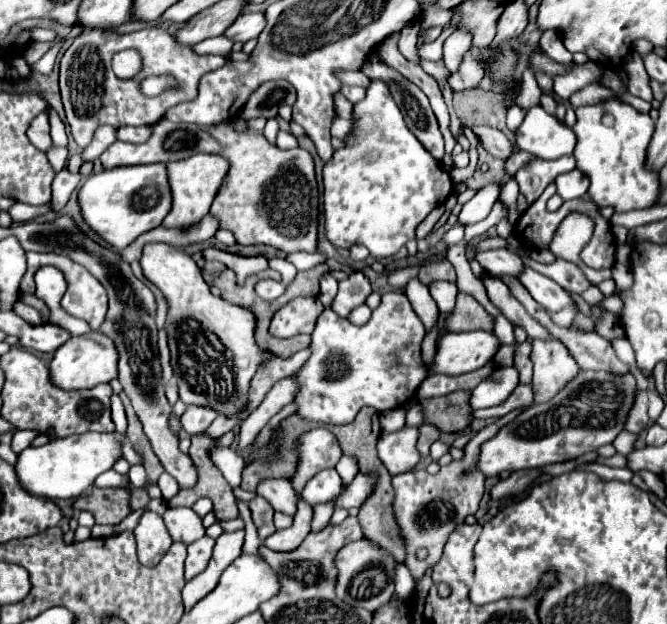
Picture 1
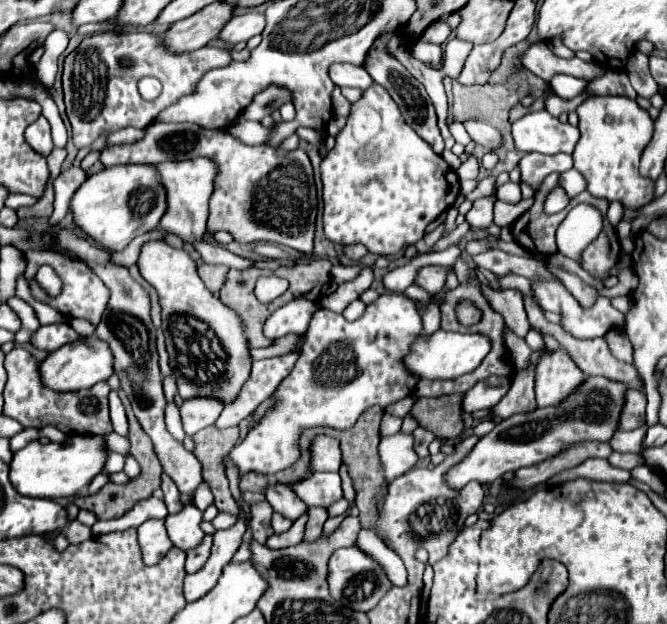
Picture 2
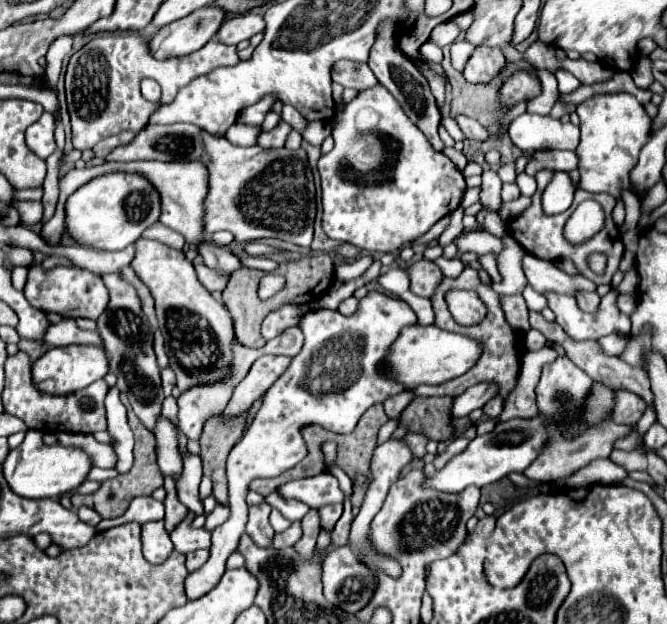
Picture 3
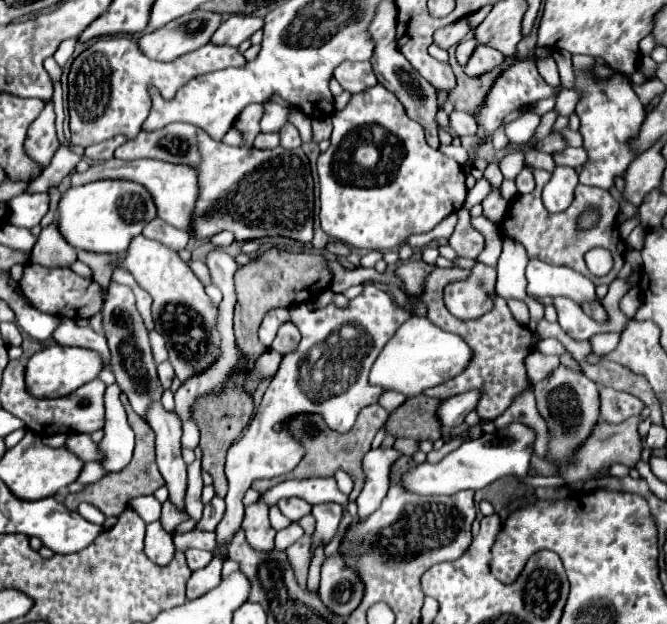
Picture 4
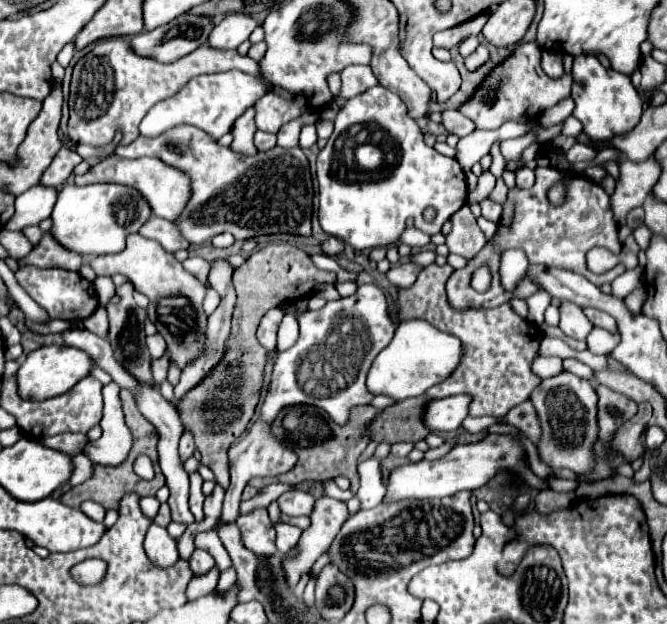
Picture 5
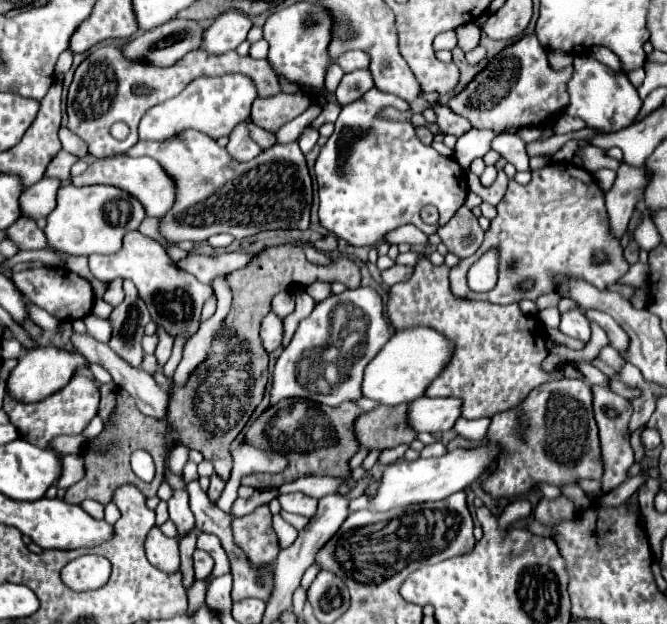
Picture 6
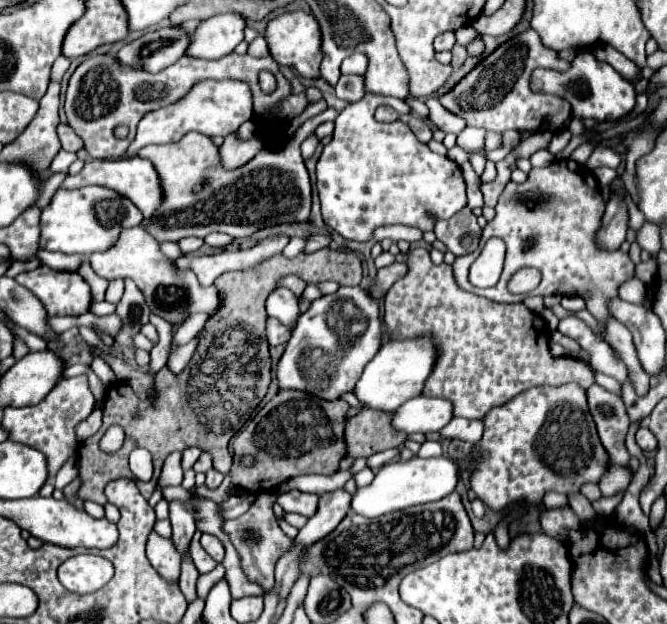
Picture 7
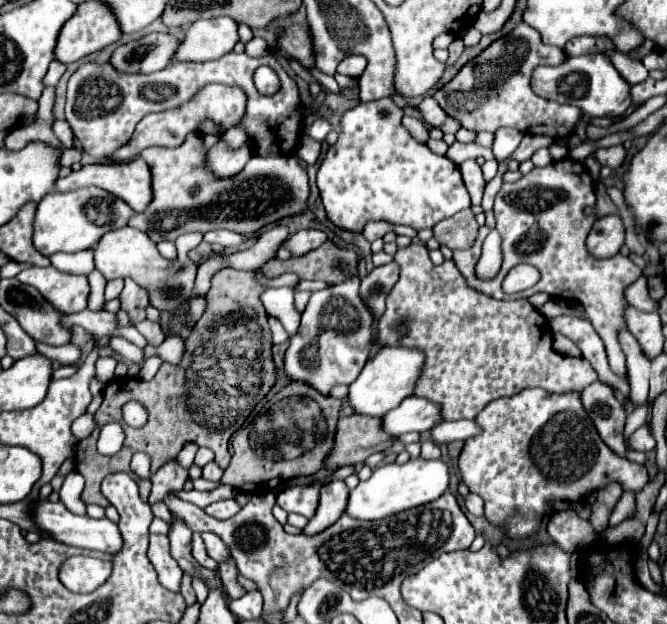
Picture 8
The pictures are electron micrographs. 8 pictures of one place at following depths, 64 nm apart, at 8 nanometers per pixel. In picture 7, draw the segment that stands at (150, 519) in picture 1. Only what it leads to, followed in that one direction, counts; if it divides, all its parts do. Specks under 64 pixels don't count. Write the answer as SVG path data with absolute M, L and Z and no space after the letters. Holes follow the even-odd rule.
M156 532L150 534L148 546L146 546L146 556L154 570L168 582L176 584L180 578L180 554L176 552L174 544L170 538L162 538Z

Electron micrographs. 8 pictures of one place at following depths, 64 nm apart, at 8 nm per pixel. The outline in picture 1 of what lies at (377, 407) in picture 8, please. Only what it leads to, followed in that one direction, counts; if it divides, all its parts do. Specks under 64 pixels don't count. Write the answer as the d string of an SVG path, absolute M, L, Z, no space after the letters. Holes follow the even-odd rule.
M484 330L474 332L448 332L442 334L436 342L436 352L432 364L426 364L426 370L432 374L460 376L472 370L482 368L488 360L494 358L500 342L494 334Z

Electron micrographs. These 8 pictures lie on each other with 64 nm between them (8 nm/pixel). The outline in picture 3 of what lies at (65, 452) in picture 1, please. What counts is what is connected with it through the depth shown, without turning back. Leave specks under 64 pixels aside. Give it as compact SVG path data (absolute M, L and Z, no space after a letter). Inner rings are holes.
M28 430L24 442L10 450L4 464L2 474L8 486L24 498L56 498L68 492L74 492L78 484L84 482L88 470L92 468L90 458L78 448L64 448L60 444L46 446L40 438L38 430Z

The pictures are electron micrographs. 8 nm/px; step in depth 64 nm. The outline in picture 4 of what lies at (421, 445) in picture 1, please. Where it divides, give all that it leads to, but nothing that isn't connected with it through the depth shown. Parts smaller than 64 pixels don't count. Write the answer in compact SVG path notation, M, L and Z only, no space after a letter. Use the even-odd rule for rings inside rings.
M398 438L398 440L394 442L394 448L396 448L398 452L404 452L404 456L411 456L418 450L418 442L412 440L412 438L406 438L406 440L404 440L404 438L402 438L402 440Z

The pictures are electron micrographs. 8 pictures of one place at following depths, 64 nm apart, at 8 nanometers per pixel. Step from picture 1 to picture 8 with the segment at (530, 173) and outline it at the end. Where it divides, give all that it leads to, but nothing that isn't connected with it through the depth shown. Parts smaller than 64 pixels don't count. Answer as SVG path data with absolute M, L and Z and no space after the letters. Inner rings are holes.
M610 146L610 148L598 148L596 150L596 158L598 158L598 162L604 166L610 166L610 168L616 168L616 166L620 166L622 162L624 162L624 158L626 158L626 150L624 150L624 146Z

